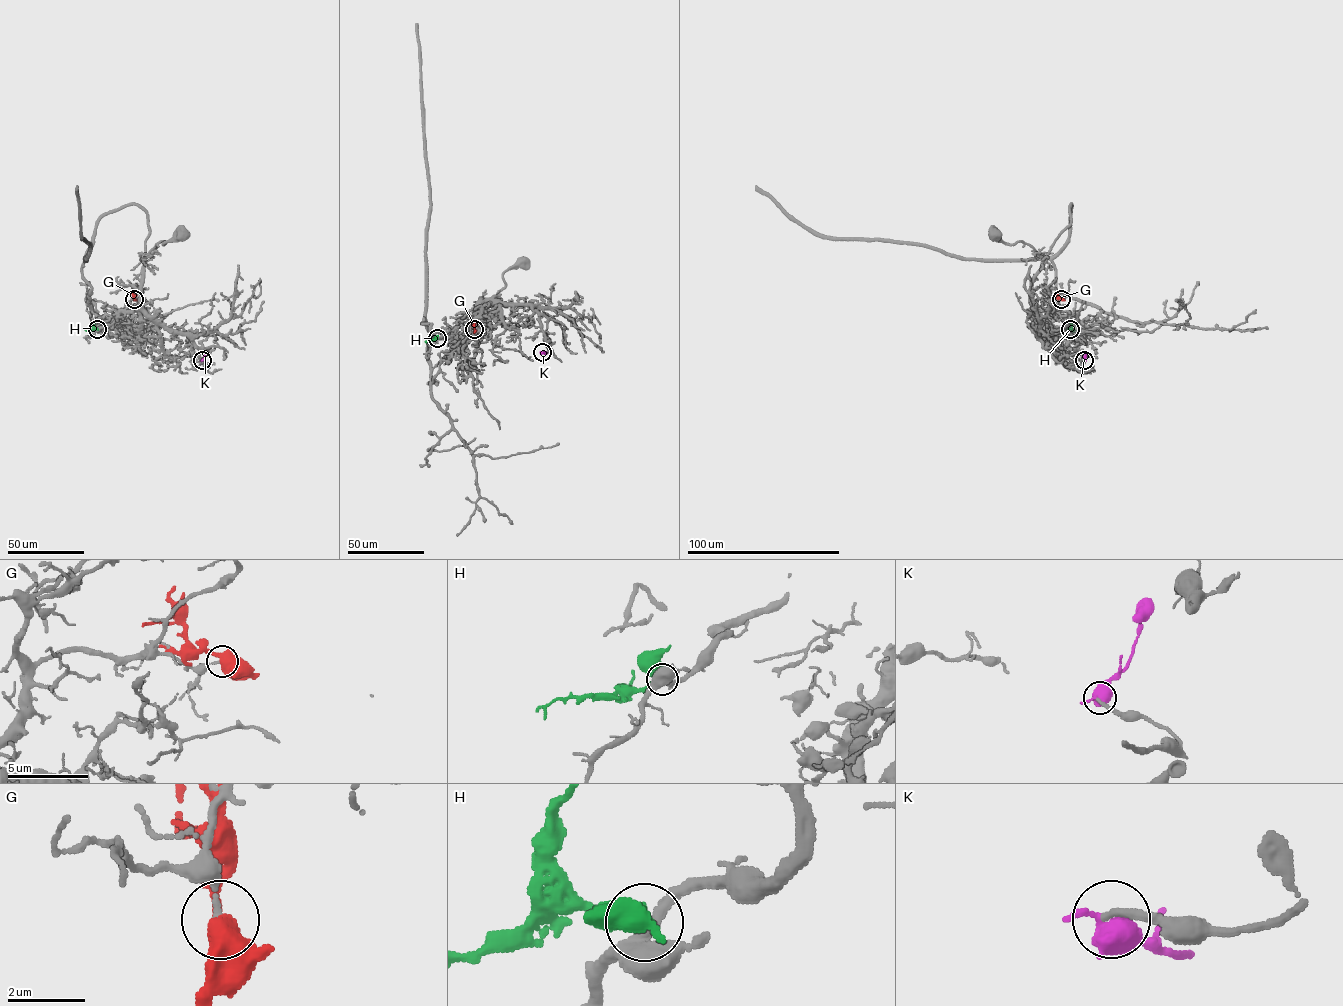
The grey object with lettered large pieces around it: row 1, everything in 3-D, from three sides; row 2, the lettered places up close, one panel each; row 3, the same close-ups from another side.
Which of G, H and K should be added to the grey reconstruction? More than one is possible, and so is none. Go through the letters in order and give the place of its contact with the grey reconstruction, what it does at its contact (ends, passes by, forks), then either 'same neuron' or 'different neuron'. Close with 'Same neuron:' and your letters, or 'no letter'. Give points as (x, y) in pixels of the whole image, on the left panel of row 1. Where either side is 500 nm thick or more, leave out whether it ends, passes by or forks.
G: meets grey at (134, 299); different neuron
H: meets grey at (97, 329); it passes by; different neuron
K: meets grey at (202, 360); same neuron
Same neuron: K

